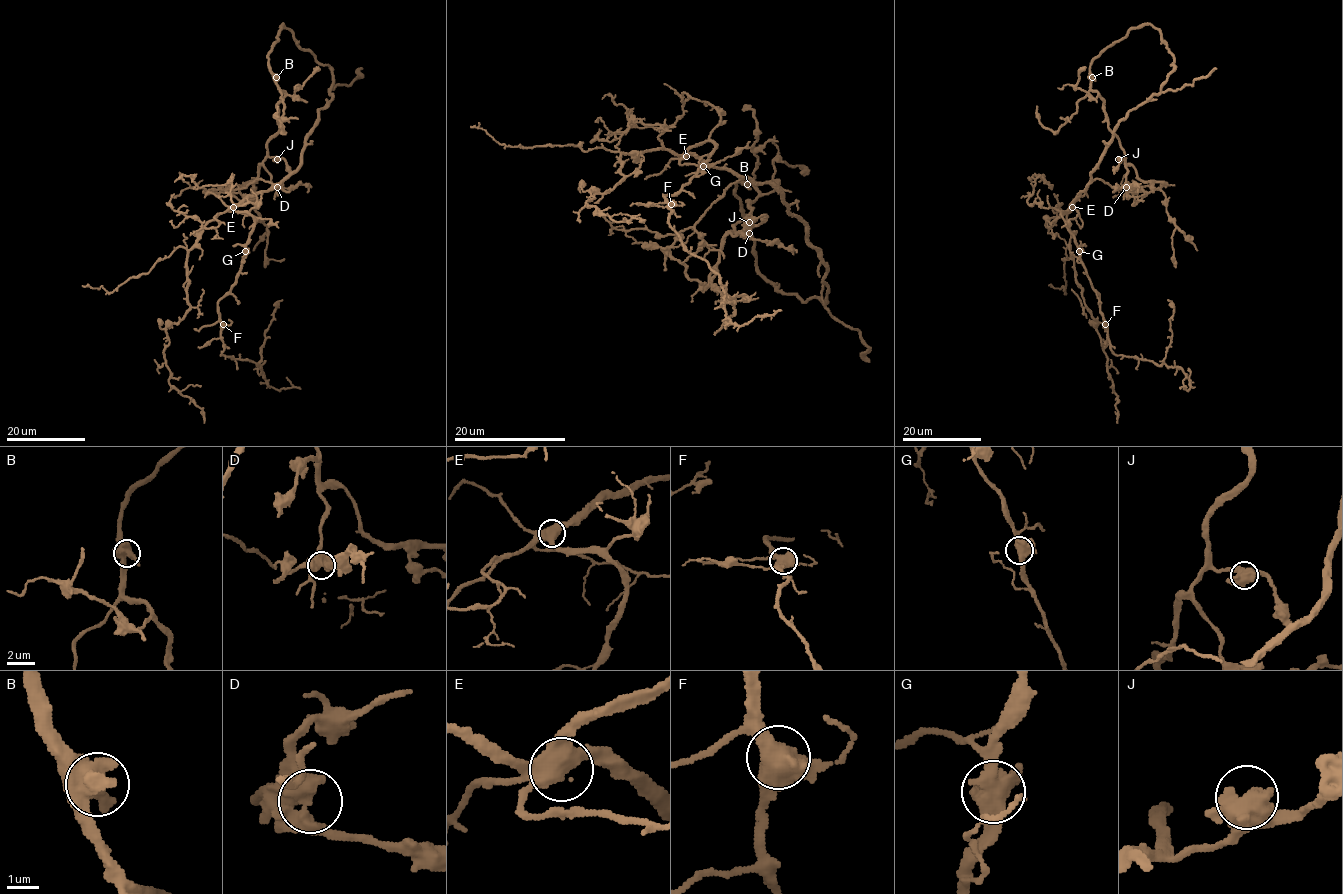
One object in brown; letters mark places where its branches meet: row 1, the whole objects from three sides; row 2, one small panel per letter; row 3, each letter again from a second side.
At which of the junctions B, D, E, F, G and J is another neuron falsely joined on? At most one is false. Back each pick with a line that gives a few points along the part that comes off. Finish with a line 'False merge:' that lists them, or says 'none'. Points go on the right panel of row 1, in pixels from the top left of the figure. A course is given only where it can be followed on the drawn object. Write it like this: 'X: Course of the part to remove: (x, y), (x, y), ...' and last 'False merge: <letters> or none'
False merge: none

